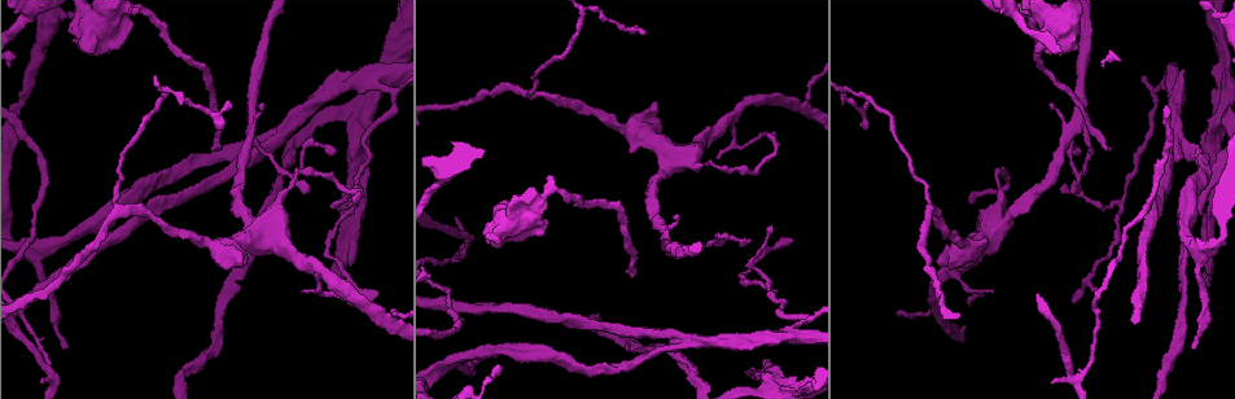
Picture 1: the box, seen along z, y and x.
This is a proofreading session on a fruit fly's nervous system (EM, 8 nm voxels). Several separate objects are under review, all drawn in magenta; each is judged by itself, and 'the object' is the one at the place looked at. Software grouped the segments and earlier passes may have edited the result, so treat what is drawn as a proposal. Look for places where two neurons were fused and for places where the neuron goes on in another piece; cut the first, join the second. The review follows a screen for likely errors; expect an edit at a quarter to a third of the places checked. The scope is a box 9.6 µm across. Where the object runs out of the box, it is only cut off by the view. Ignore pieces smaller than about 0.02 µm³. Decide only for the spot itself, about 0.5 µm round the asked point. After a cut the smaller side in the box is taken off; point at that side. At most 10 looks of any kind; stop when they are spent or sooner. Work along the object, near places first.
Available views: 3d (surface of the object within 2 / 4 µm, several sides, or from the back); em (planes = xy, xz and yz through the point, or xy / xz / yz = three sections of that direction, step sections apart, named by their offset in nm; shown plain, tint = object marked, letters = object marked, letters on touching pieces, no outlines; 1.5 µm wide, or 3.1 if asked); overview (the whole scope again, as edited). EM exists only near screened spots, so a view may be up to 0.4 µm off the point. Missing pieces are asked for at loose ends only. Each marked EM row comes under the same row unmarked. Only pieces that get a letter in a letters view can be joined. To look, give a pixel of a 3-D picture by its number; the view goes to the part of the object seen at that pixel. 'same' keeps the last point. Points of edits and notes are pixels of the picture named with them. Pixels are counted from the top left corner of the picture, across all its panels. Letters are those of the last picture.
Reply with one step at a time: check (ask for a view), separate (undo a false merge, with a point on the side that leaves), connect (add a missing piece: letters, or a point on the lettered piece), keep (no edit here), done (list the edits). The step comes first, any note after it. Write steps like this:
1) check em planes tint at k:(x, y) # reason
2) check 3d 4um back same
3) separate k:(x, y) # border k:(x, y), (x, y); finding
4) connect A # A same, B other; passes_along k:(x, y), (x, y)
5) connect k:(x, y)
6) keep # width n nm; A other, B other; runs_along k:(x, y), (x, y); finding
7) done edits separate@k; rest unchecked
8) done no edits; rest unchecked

check em planes letters at 1:(467, 242) # a fork

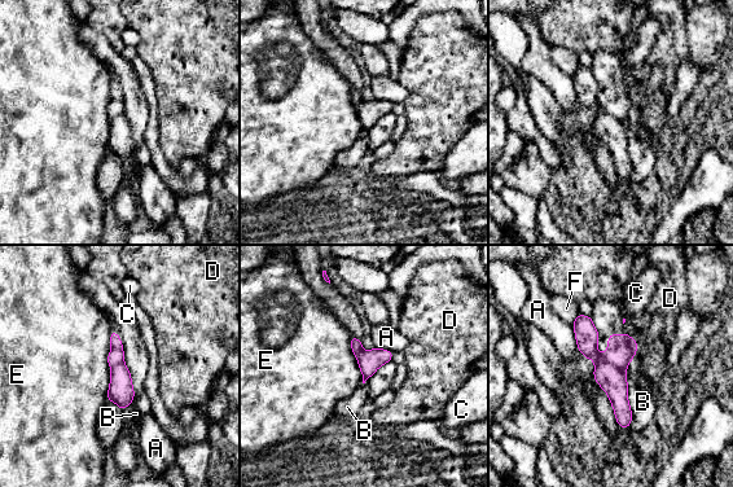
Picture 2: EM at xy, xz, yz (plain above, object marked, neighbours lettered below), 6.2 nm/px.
separate 2:(613, 381) # width 140 nm; A other, B other, C other, D other, E other, F other; border 2:(600, 355), (602, 360), (623, 371); two neurons meet here

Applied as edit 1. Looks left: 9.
check 3d 4um back at 1:(682, 344) # three-way junction

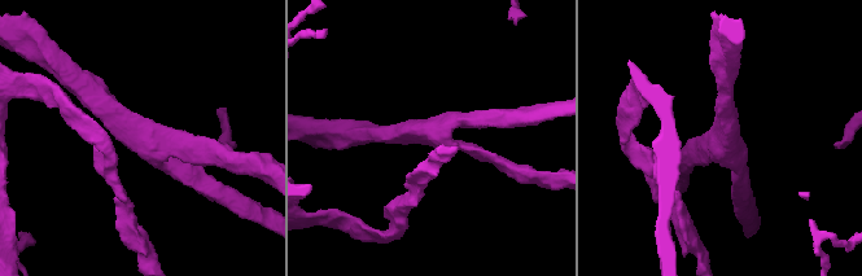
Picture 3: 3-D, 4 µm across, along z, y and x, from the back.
check em planes letters at 3:(442, 135) # now the EM

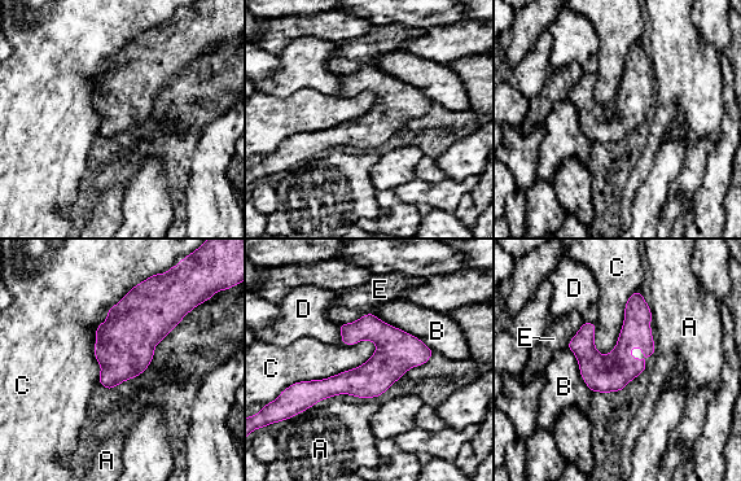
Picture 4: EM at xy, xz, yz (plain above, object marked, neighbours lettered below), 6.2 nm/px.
keep # A other, B other, C other, D other, E other; one neuron here

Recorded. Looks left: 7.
check em yz step 8 letters at 1:(217, 150) # long arm stops here

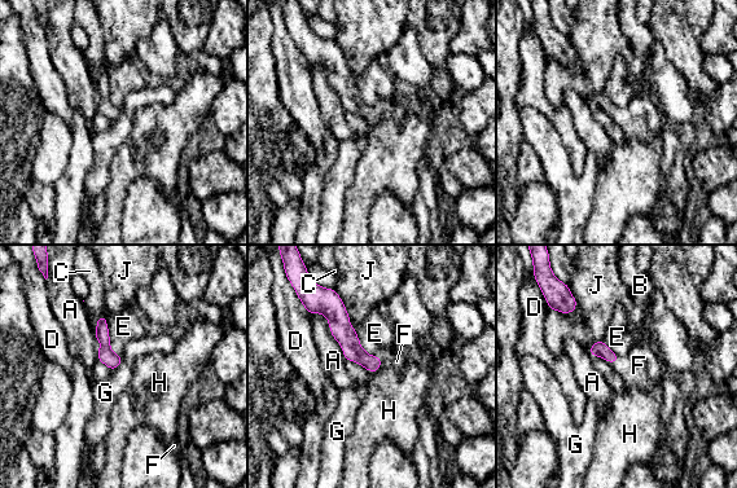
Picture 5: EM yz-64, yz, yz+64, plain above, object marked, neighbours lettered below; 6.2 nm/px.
connect F # longest_contact A 380 nm; A other, B other, C other, D other, E other, F same, G other, H other, J other; passes_along 5:(347, 338), (380, 360), (396, 357); the neuron continues

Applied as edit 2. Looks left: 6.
check overview

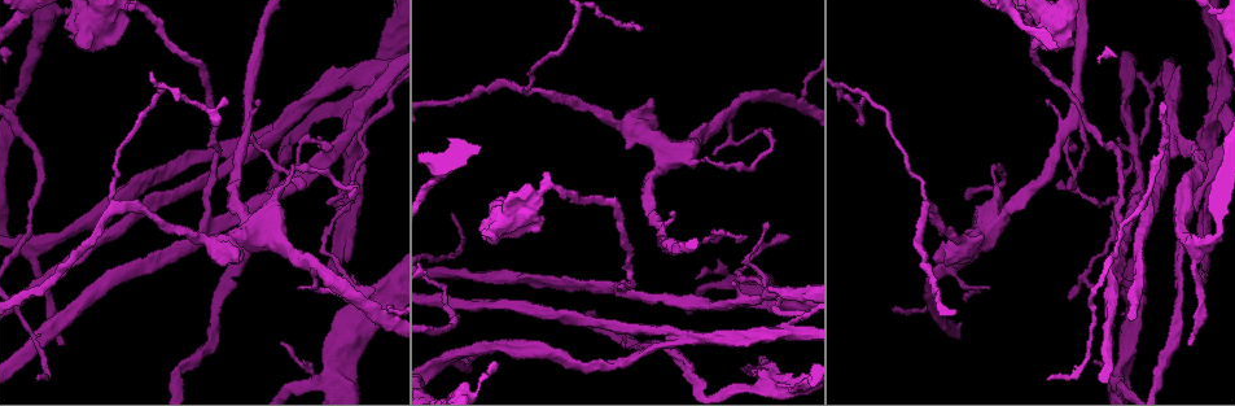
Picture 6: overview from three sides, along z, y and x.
check em planes tint at 6:(640, 26) # tapers out

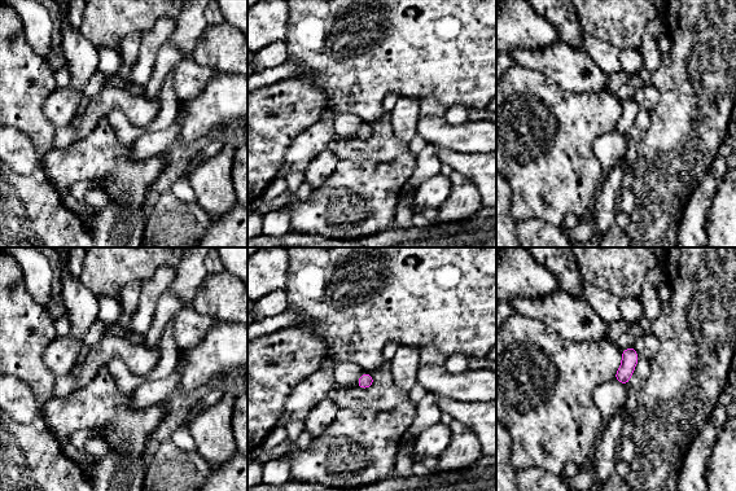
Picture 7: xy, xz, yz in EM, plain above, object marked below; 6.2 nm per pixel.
check em planes letters same # what lies round it

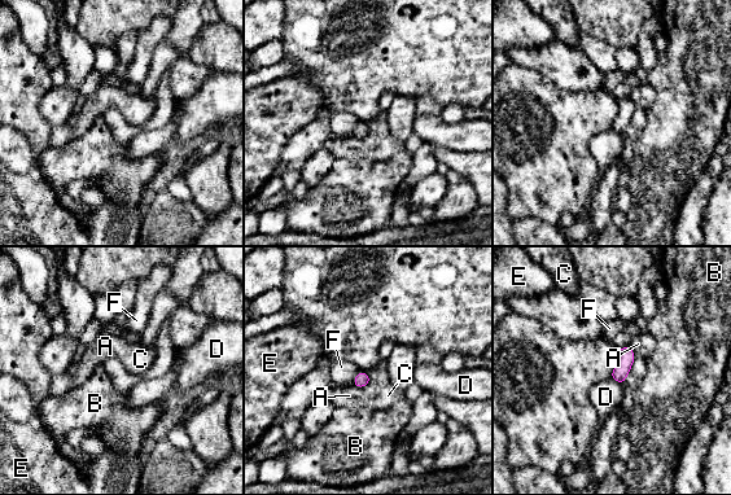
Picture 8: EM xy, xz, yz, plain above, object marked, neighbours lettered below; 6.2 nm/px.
keep # longest_contact A 120 nm; A other, B other, C other, D other, E other, F other; none of them fits

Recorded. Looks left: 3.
check em planes letters at 6:(346, 261) # an open end

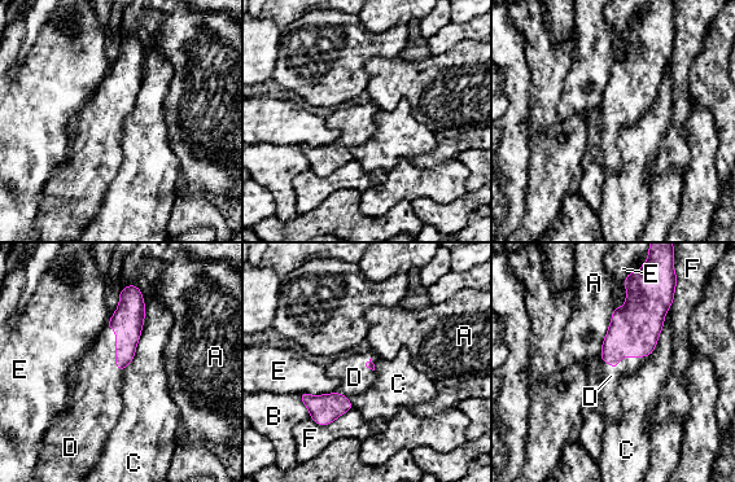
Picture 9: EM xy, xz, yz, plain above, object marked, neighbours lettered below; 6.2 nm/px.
connect D # A other, B other, C other, D same, E other, F other; it goes on there

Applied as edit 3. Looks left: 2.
done edits separate@2, connect@5, connect@9; rest unchecked

